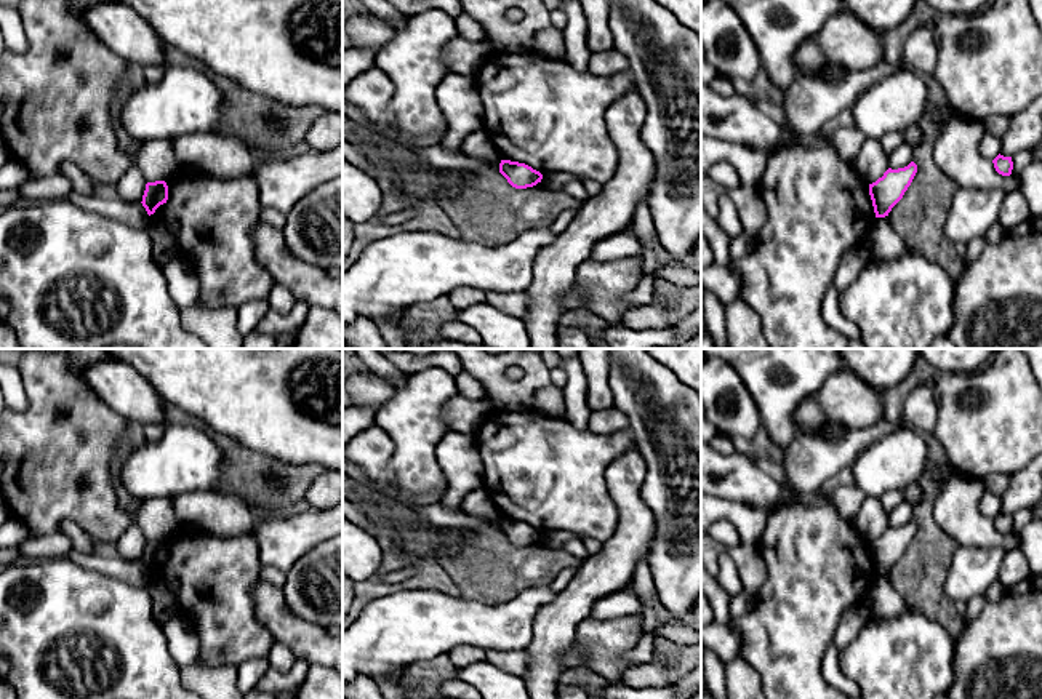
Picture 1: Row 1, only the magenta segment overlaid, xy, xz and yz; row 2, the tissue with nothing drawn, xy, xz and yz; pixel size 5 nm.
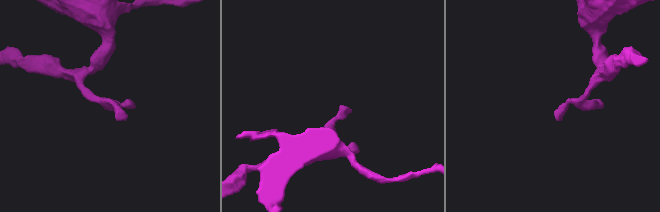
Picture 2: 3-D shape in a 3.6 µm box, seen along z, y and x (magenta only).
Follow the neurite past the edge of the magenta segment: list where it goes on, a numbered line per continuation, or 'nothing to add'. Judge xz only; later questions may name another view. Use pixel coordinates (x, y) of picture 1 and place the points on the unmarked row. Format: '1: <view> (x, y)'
nothing to add

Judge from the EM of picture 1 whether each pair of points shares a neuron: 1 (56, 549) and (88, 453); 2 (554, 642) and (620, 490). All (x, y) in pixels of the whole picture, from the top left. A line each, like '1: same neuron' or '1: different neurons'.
1: different neurons
2: same neuron

